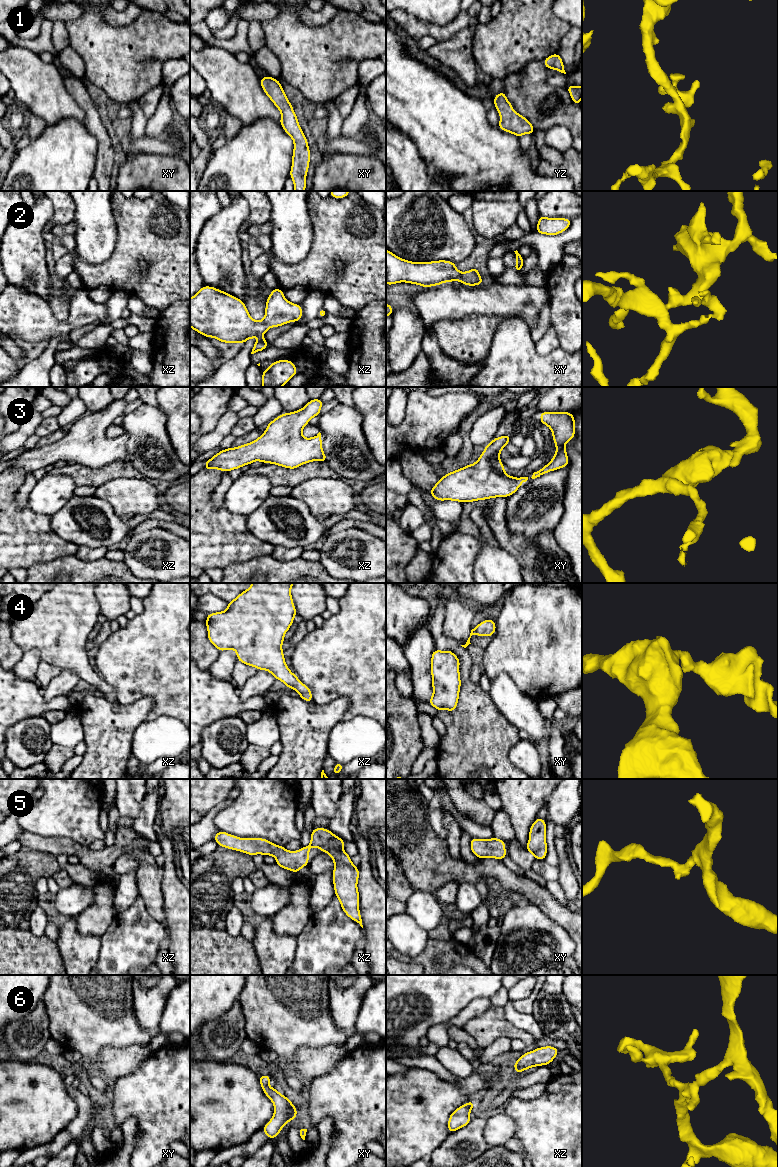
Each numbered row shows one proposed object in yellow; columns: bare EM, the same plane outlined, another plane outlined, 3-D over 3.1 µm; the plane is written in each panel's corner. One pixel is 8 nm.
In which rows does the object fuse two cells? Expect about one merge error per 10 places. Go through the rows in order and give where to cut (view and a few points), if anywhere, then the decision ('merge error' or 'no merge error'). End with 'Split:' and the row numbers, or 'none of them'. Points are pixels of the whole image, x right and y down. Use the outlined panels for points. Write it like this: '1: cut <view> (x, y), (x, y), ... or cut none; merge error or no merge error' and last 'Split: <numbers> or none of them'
1: cut none; no merge error
2: cut none; no merge error
3: cut none; no merge error
4: cut none; no merge error
5: cut none; no merge error
6: cut none; no merge error
Split: none of them

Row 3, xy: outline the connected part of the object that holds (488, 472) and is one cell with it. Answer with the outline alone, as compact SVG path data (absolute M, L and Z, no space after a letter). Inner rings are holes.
M511 435L494 438L479 456L474 464L447 473L442 476L431 490L428 490L432 498L439 501L451 500L458 502L475 502L496 497L509 497L513 495L520 485L528 480L528 477L516 478L505 472L504 465L500 461L500 452L510 442Z

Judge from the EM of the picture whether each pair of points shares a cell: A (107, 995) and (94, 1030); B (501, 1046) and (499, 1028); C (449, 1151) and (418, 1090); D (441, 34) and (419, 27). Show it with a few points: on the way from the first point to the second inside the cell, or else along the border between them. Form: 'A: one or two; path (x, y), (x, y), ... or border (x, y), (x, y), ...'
A: one; path (98, 1004), (94, 1008), (94, 1021)
B: two; border (511, 1038), (499, 1037), (484, 1049)
C: two; border (449, 1134), (430, 1155)
D: one; path (436, 32), (424, 29)

